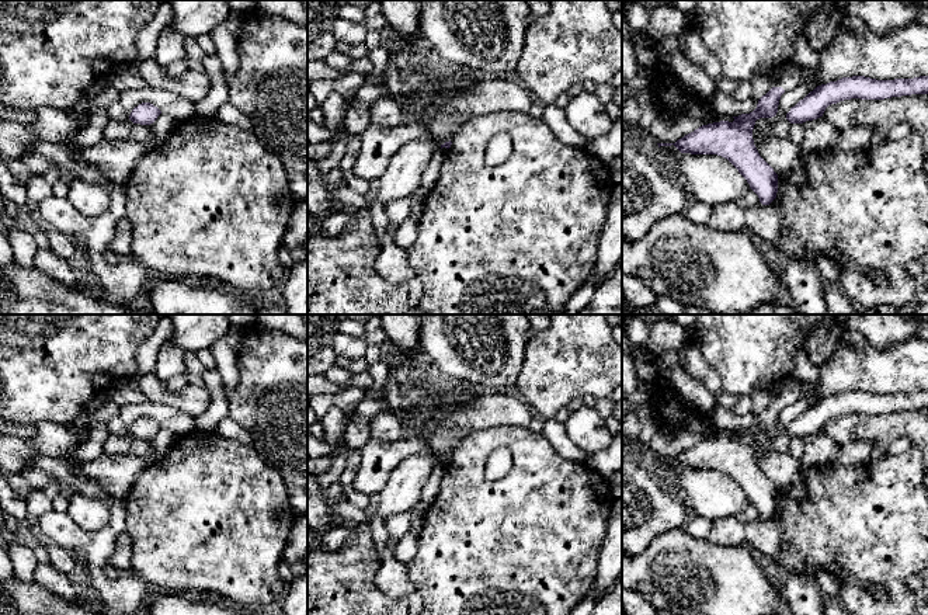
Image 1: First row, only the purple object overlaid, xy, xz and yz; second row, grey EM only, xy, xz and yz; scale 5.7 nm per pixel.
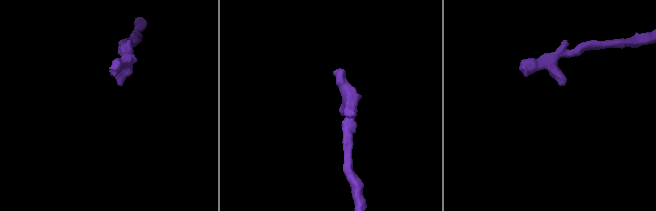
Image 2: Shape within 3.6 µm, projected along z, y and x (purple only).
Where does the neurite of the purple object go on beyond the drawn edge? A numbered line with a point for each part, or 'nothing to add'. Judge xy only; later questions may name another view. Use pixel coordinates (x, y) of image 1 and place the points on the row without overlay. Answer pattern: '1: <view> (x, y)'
nothing to add

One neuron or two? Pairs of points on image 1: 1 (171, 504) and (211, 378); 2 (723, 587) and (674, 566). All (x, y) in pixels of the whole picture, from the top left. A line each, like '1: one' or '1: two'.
1: two
2: one

